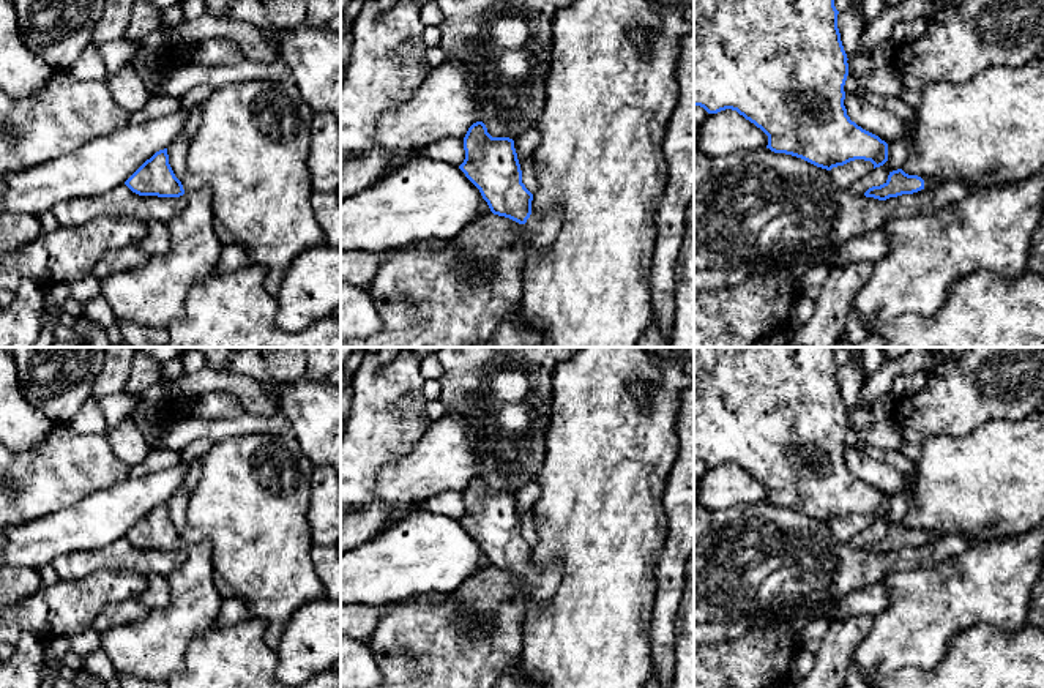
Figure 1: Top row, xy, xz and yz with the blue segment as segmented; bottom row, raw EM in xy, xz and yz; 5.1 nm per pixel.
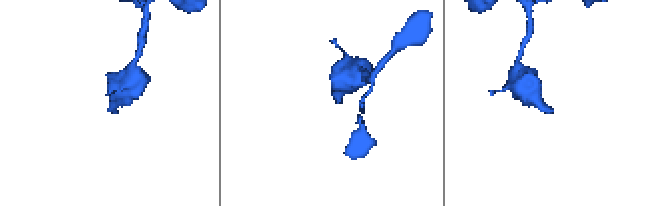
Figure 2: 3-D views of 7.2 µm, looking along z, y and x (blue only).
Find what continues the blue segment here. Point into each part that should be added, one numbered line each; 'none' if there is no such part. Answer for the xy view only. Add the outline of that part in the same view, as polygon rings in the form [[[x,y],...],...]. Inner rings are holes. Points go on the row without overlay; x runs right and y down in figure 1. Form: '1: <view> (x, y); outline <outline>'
1: xy (152, 649); outline [[[200,540],[185,544],[183,551],[185,563],[167,576],[169,604],[101,634],[101,649],[117,677],[166,682],[185,667],[189,644],[214,626],[224,600],[214,585],[211,546]]]

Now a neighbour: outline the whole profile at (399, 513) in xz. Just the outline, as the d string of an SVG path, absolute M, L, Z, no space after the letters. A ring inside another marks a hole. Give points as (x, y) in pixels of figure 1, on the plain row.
M408 503L405 507L399 507L393 511L391 518L386 521L383 530L390 529L391 525L397 524L404 518L407 518L410 513L423 510L423 503Z

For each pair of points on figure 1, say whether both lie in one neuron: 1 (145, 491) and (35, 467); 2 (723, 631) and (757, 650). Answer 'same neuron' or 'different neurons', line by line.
1: different neurons
2: different neurons

